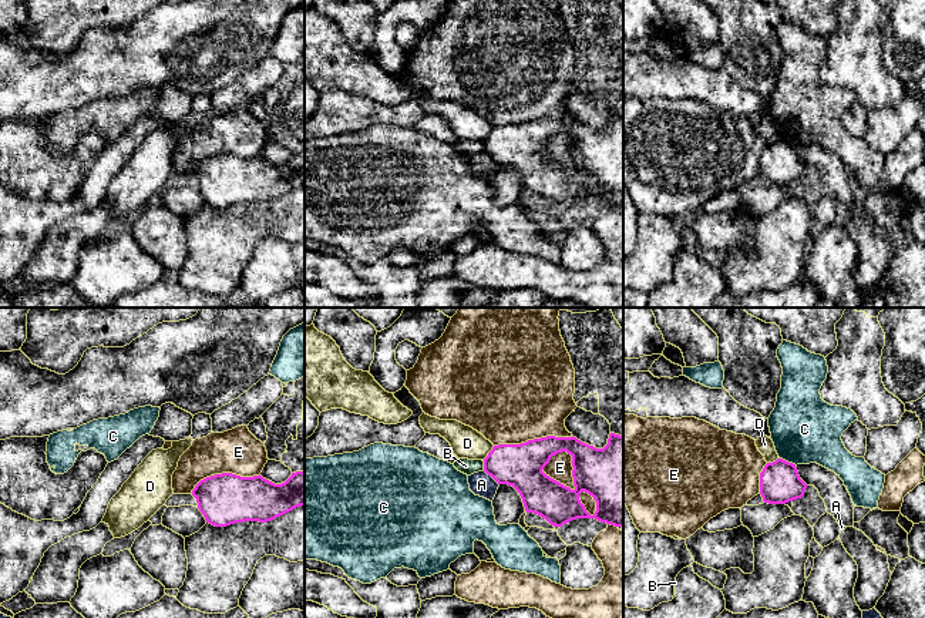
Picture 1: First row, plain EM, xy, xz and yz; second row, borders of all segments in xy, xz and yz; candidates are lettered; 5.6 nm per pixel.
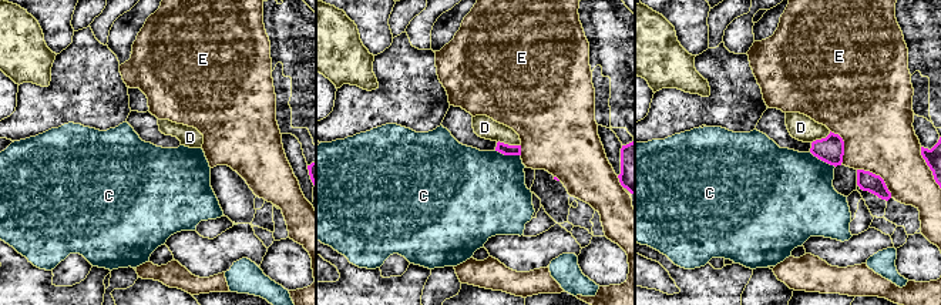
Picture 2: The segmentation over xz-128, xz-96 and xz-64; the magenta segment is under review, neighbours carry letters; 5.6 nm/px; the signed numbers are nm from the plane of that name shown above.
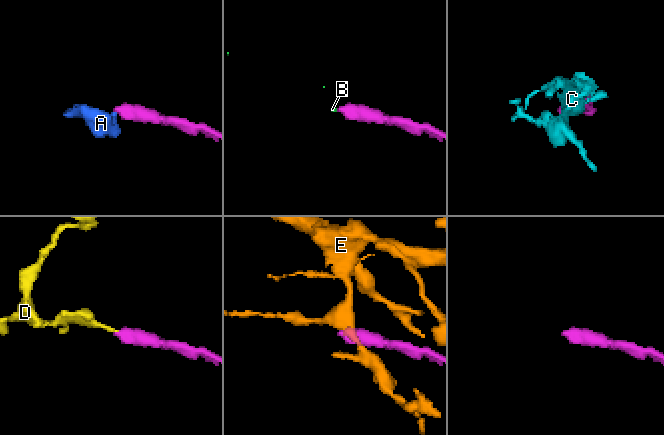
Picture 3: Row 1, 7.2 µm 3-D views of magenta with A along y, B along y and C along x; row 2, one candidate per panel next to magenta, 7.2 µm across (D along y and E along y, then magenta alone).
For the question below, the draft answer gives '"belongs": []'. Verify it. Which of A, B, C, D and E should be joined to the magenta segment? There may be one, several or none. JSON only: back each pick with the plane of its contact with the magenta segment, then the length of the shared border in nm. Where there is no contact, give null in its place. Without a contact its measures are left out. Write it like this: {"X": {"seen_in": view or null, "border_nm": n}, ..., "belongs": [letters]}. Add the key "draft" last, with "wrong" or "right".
{"belongs": [], "draft": "right"}

